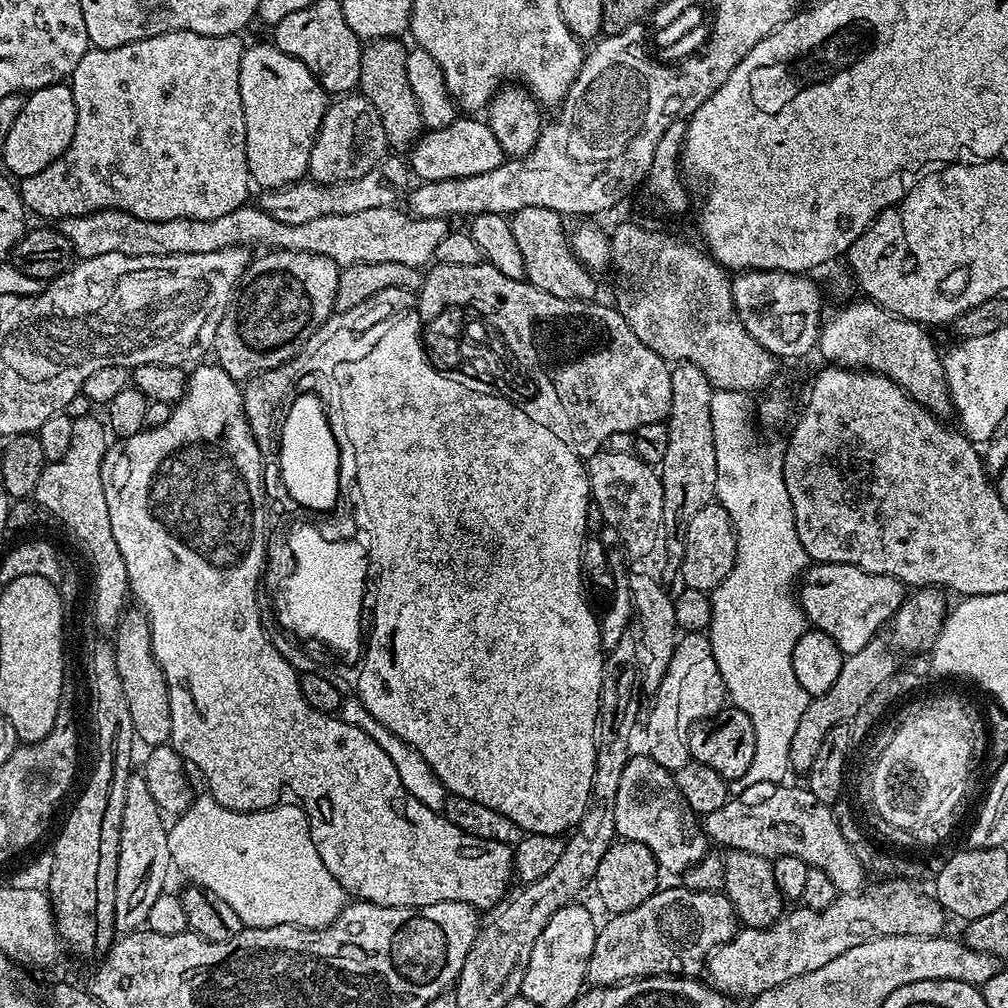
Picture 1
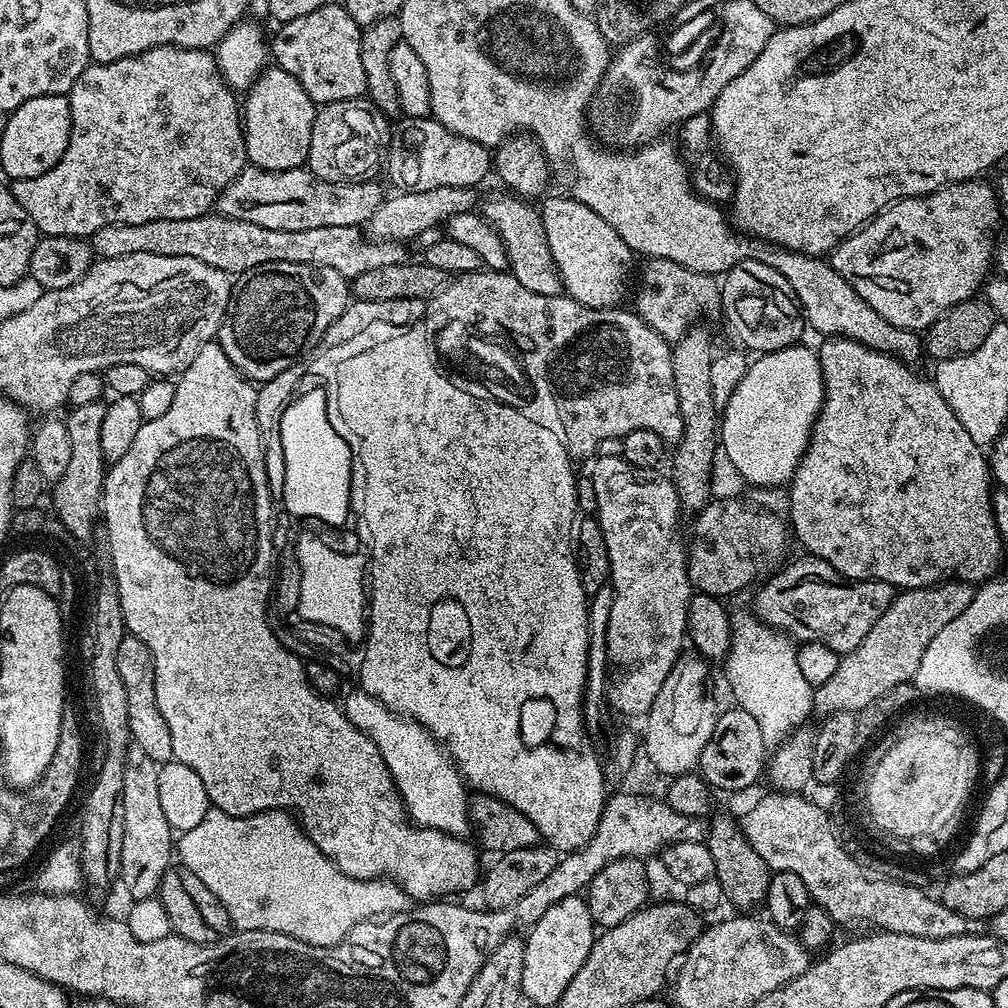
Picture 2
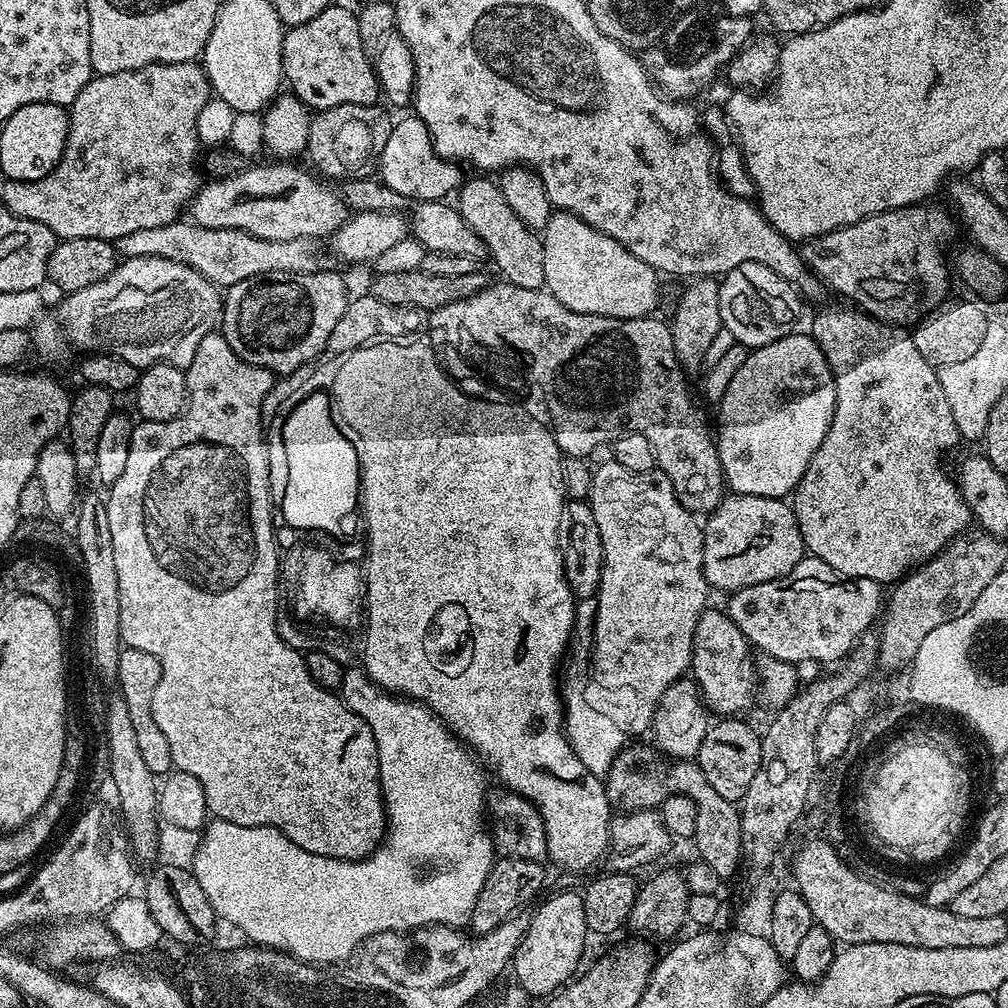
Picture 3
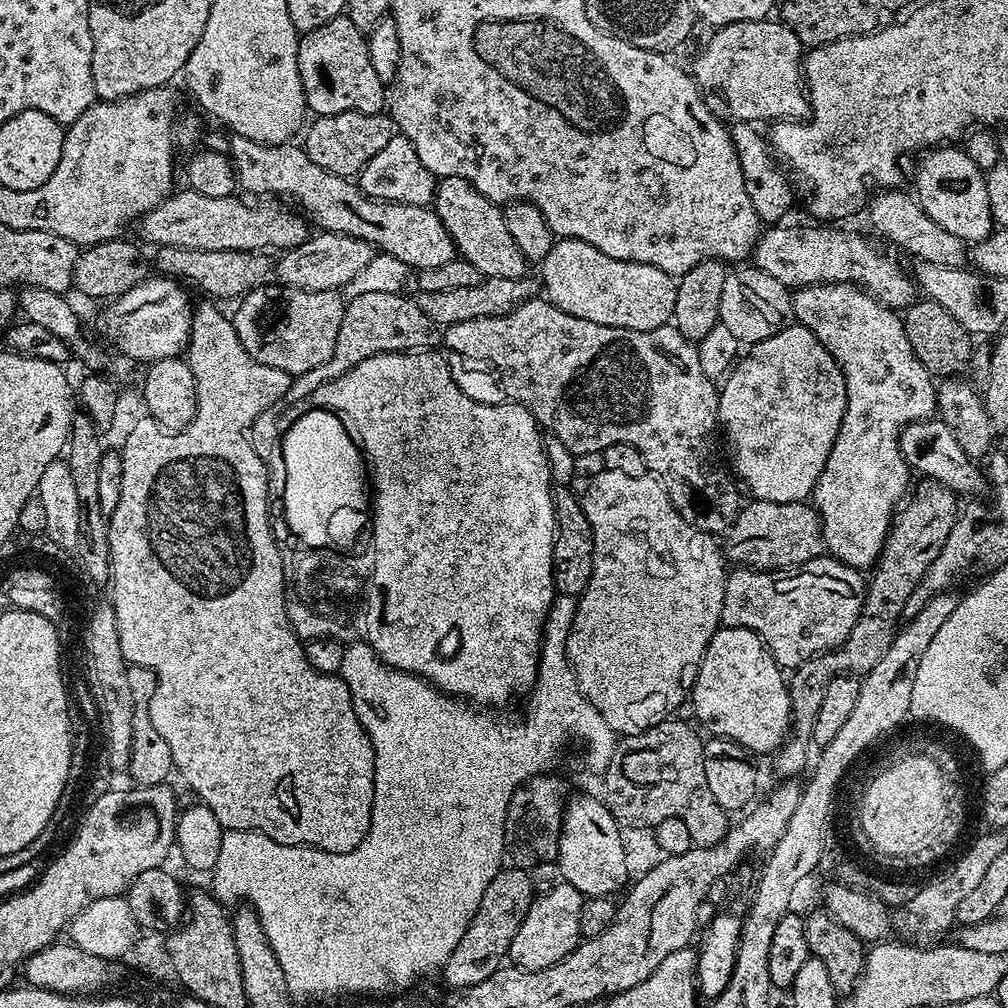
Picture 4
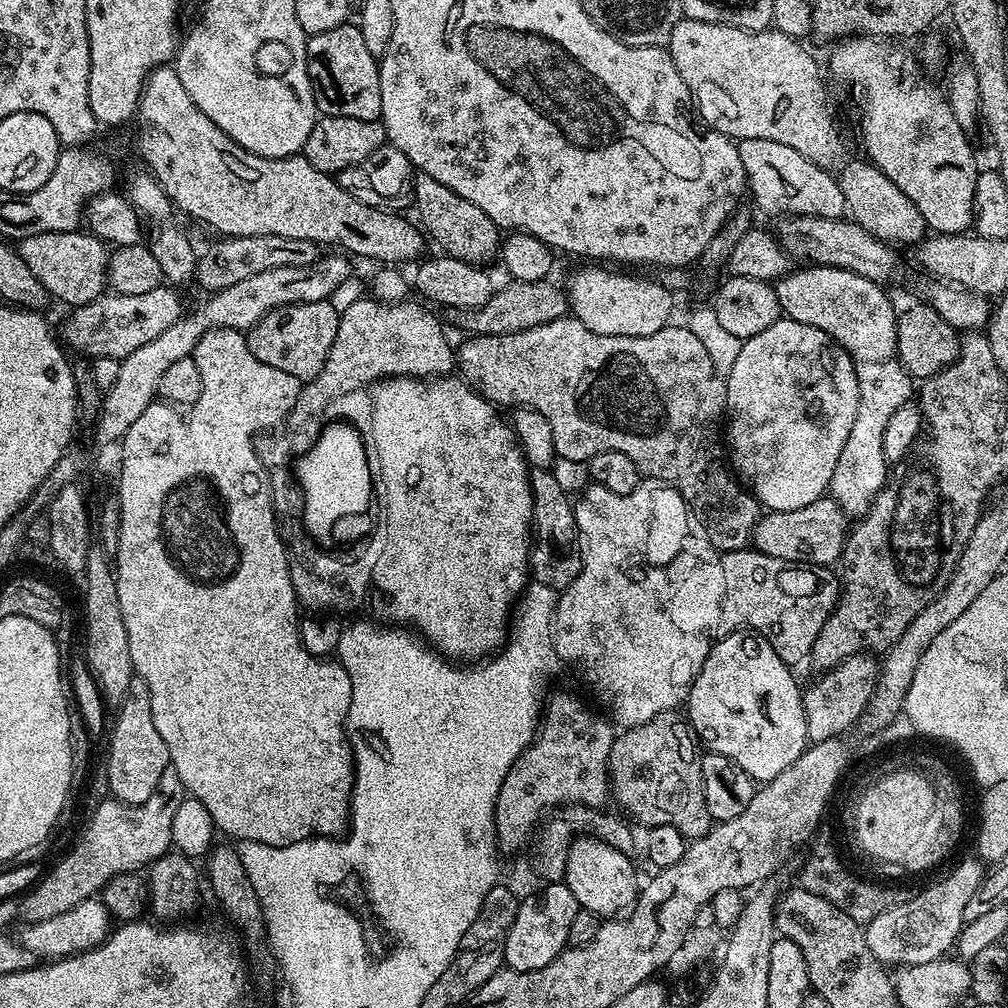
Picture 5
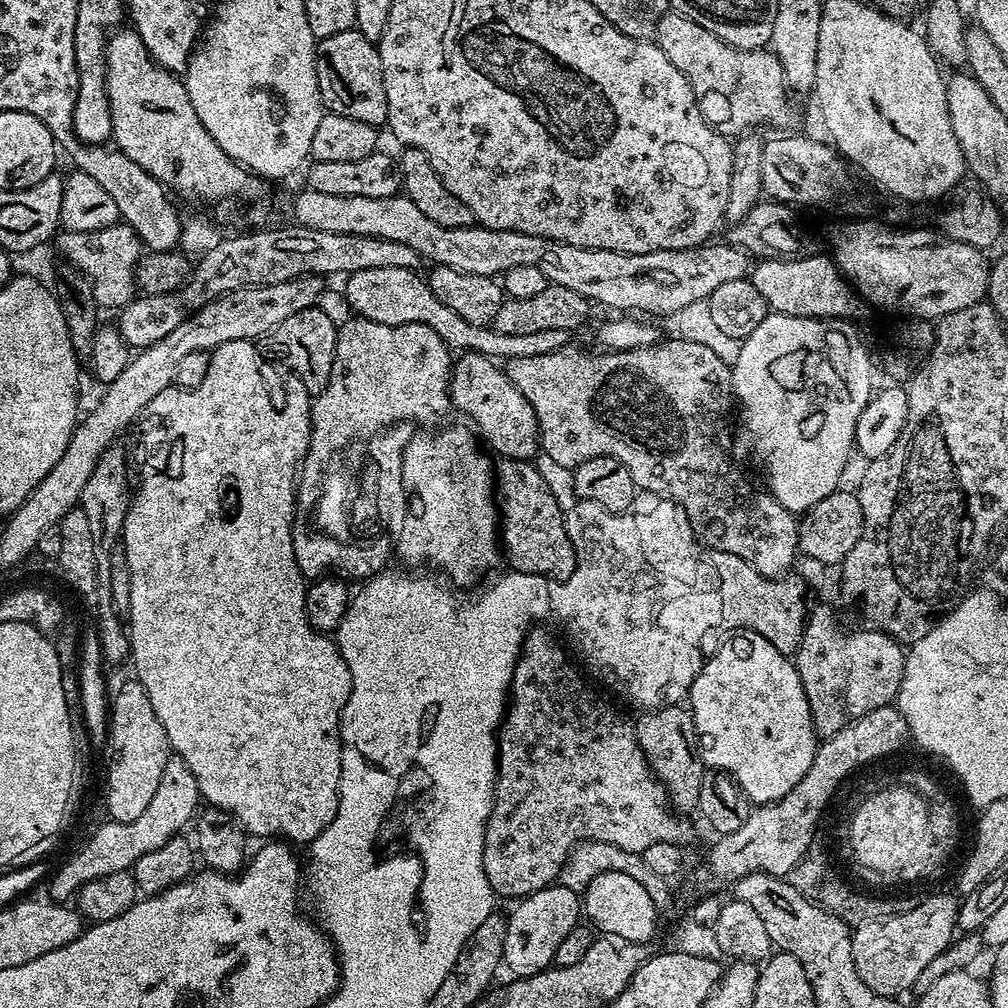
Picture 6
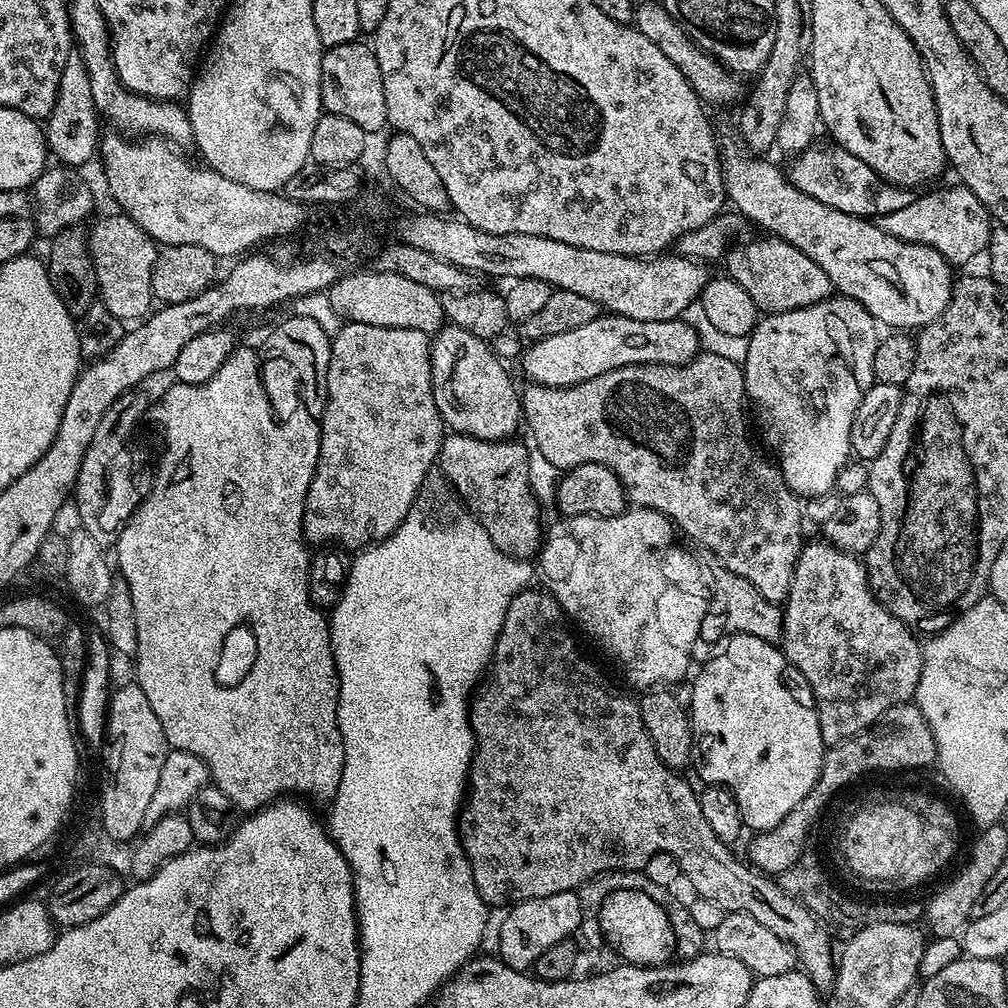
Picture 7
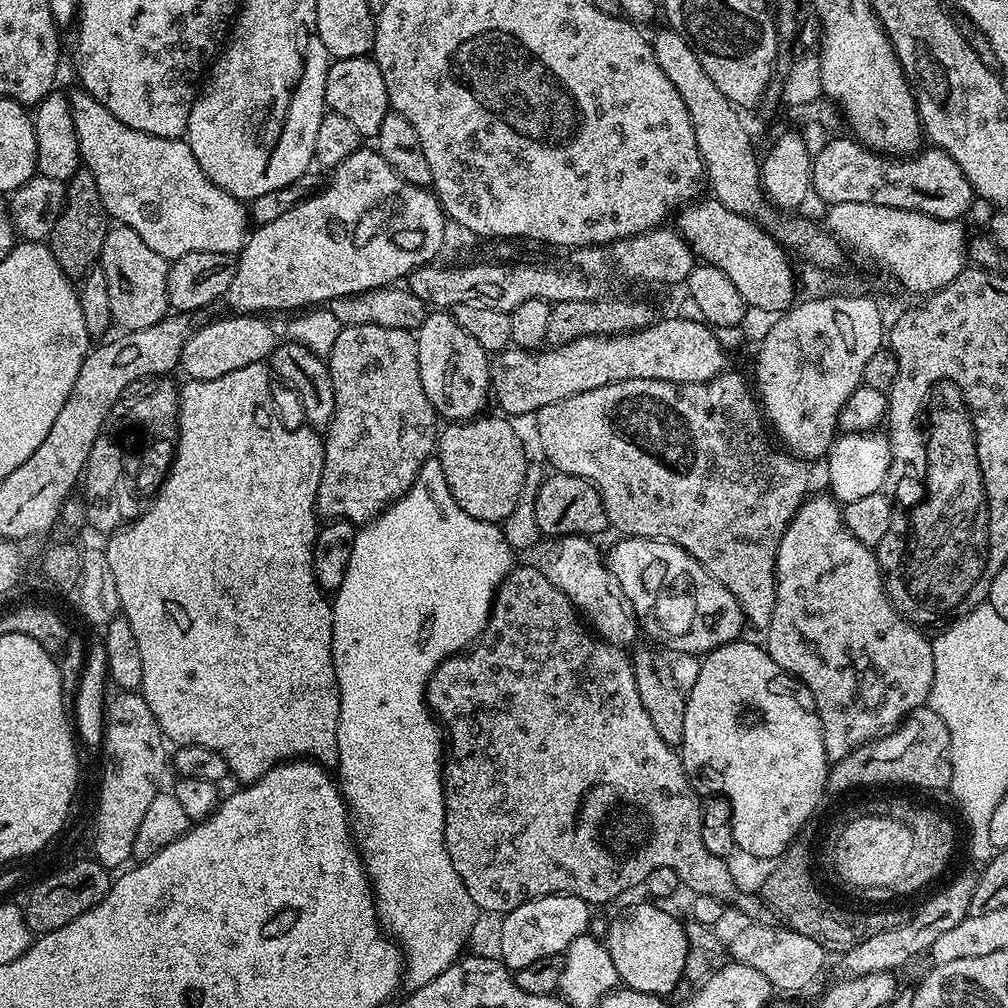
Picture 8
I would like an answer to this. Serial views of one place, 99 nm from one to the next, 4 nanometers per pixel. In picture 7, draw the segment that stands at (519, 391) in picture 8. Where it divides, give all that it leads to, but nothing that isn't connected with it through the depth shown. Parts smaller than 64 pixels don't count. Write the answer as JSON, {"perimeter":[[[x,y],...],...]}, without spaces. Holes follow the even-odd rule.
{"perimeter":[[[601,314],[594,318],[594,322],[586,322],[586,326],[574,326],[574,330],[566,330],[562,334],[550,334],[550,338],[531,341],[523,349],[518,364],[524,371],[525,381],[541,384],[547,388],[572,388],[590,378],[598,378],[598,374],[606,374],[622,366],[685,364],[694,359],[700,351],[700,342],[695,330],[681,318],[662,322],[638,322],[638,318]]]}

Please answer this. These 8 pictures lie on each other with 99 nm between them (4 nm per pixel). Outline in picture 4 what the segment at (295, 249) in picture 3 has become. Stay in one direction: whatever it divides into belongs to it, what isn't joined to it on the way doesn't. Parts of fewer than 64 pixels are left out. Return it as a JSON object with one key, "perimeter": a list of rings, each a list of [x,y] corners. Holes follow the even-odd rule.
{"perimeter":[[[159,246],[155,249],[156,252],[156,264],[154,260],[154,268],[157,273],[163,274],[169,278],[179,278],[181,281],[189,282],[188,280],[193,280],[194,283],[197,284],[198,287],[201,288],[204,292],[209,292],[212,297],[215,298],[217,301],[220,300],[232,300],[235,301],[237,298],[243,297],[245,292],[248,292],[251,288],[256,288],[259,284],[265,283],[269,279],[270,273],[273,271],[274,264],[273,261],[270,259],[267,260],[265,253],[263,251],[259,252],[235,252],[234,250],[190,250],[189,248],[183,248],[182,246]]]}

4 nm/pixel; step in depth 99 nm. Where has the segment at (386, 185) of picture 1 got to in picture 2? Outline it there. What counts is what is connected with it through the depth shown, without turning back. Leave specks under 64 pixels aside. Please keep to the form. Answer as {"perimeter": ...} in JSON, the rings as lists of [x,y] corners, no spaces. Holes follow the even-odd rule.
{"perimeter":[[[246,166],[226,186],[226,190],[220,195],[218,201],[219,215],[229,216],[231,220],[242,222],[254,222],[254,226],[262,226],[266,230],[318,230],[318,226],[350,226],[360,228],[367,225],[368,219],[382,206],[386,198],[386,191],[376,178],[361,178],[358,180],[343,180],[342,182],[330,182],[319,180],[307,167],[291,168],[281,172],[271,172],[261,168]]]}

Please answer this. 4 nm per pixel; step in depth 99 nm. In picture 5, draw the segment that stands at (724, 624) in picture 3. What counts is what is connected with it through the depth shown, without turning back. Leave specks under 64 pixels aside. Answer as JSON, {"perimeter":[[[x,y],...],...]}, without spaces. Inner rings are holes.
{"perimeter":[[[737,630],[721,635],[713,643],[710,654],[706,658],[706,662],[702,666],[702,670],[698,674],[698,678],[692,684],[692,688],[688,692],[686,701],[686,719],[692,725],[692,731],[698,737],[699,743],[703,745],[709,752],[717,752],[726,758],[730,758],[738,766],[742,766],[742,770],[746,770],[746,774],[750,774],[752,779],[757,782],[767,782],[773,780],[778,774],[782,774],[782,770],[786,770],[786,766],[790,766],[790,762],[794,762],[794,758],[798,758],[804,753],[804,749],[808,747],[810,741],[806,734],[806,714],[804,713],[804,698],[802,695],[801,685],[796,685],[796,680],[792,677],[793,669],[786,662],[782,662],[782,658],[778,658],[778,654],[774,650],[774,646],[770,646],[770,642],[766,642],[766,638],[762,638],[758,633],[751,630]]]}

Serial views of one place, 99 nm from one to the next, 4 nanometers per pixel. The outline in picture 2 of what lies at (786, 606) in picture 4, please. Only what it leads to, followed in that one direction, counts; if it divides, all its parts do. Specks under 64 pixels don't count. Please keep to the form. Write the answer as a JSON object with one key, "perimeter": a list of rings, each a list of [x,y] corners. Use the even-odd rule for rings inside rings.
{"perimeter":[[[815,558],[803,559],[796,560],[793,564],[785,563],[763,581],[764,585],[761,583],[755,589],[757,590],[755,615],[760,617],[763,624],[787,634],[793,641],[825,644],[830,646],[830,650],[841,654],[854,651],[862,642],[862,638],[870,634],[874,622],[878,622],[882,614],[886,614],[894,595],[892,585],[881,580],[847,580],[842,574],[838,574],[838,570],[834,570],[834,566],[826,562]]]}

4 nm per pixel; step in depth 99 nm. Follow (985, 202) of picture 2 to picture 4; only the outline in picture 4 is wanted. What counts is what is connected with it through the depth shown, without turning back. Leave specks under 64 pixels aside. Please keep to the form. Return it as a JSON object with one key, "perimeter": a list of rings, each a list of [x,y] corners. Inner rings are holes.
{"perimeter":[[[768,226],[763,229],[760,233],[760,240],[756,243],[756,248],[752,251],[750,257],[751,263],[755,267],[761,268],[766,274],[770,274],[770,278],[778,278],[778,282],[782,282],[790,290],[795,290],[797,288],[804,288],[808,284],[855,284],[856,287],[864,289],[865,292],[870,293],[879,302],[879,304],[884,304],[887,308],[895,308],[897,310],[903,310],[908,307],[909,304],[913,303],[917,299],[918,289],[911,279],[900,269],[900,264],[892,256],[887,256],[878,245],[875,244],[877,241],[875,239],[867,240],[864,236],[859,236],[856,232],[839,232],[839,227],[836,226],[816,226],[820,228],[780,228],[784,226]]]}

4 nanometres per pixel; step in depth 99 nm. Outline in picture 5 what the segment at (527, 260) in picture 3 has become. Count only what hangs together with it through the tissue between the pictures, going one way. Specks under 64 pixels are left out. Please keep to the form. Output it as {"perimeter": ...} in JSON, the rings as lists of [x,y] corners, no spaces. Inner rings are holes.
{"perimeter":[[[425,172],[415,173],[411,199],[414,201],[414,208],[416,204],[423,231],[430,237],[431,243],[433,240],[434,243],[441,244],[444,247],[441,249],[447,255],[481,266],[488,266],[491,260],[497,259],[502,243],[501,229],[490,218],[486,218],[486,214],[482,214],[482,210],[478,210],[474,202],[466,202],[462,194],[454,194],[450,186],[434,182],[434,178],[430,178],[430,174]]]}

